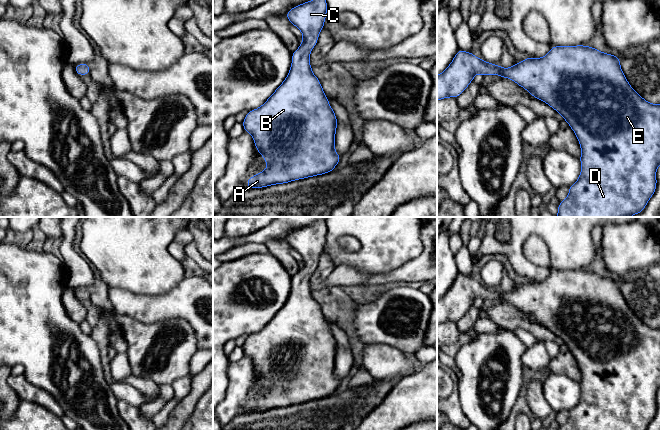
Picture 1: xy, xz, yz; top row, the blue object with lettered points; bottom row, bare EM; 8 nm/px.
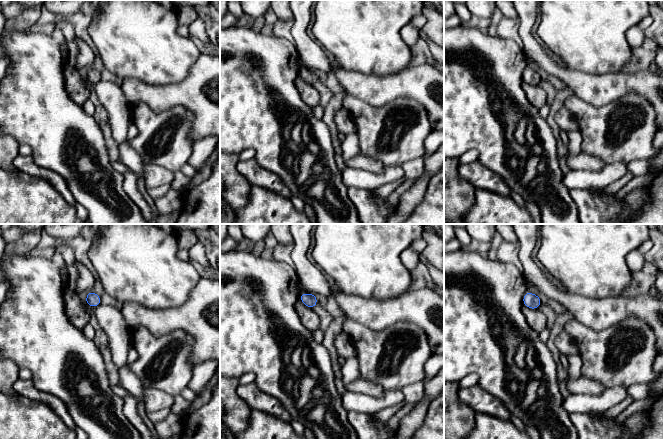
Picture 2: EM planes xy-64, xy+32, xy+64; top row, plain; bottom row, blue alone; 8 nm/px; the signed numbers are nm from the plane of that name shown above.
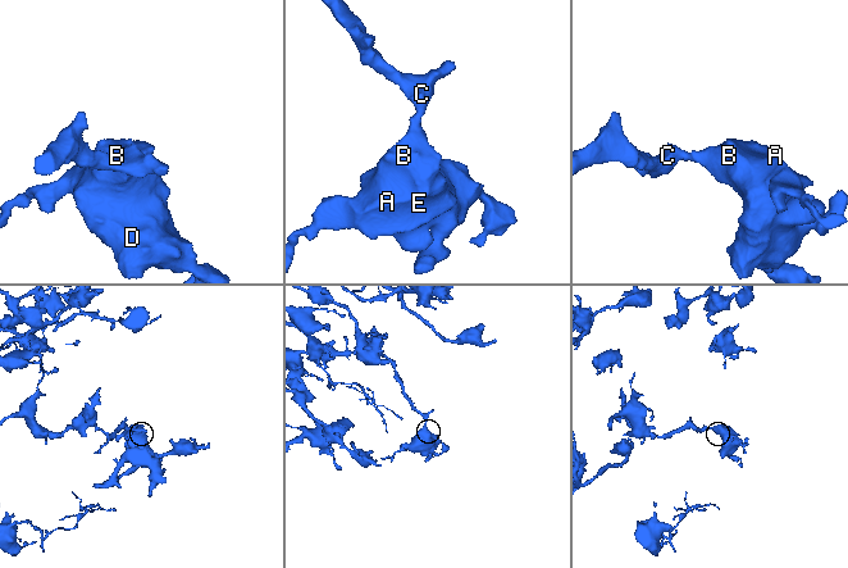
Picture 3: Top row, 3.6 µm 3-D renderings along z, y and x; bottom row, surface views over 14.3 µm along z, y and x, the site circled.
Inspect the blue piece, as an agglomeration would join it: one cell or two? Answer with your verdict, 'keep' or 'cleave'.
keep

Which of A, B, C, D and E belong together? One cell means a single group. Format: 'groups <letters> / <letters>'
groups A B C D E

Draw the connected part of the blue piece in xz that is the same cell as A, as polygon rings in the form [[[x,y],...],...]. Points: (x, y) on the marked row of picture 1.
[[[311,0],[291,8],[285,15],[290,23],[303,33],[302,44],[292,53],[292,65],[283,83],[262,106],[247,112],[242,123],[244,131],[249,132],[253,136],[257,151],[267,162],[267,169],[265,171],[250,177],[246,181],[249,189],[263,188],[323,175],[333,171],[340,161],[341,156],[336,153],[334,147],[338,121],[319,79],[312,73],[312,67],[309,64],[309,59],[311,58],[310,51],[317,44],[319,33],[324,28],[327,9],[326,0]]]

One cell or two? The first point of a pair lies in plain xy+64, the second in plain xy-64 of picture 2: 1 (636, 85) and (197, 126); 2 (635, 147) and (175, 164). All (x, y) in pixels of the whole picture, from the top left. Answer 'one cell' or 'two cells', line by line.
1: one cell
2: one cell

